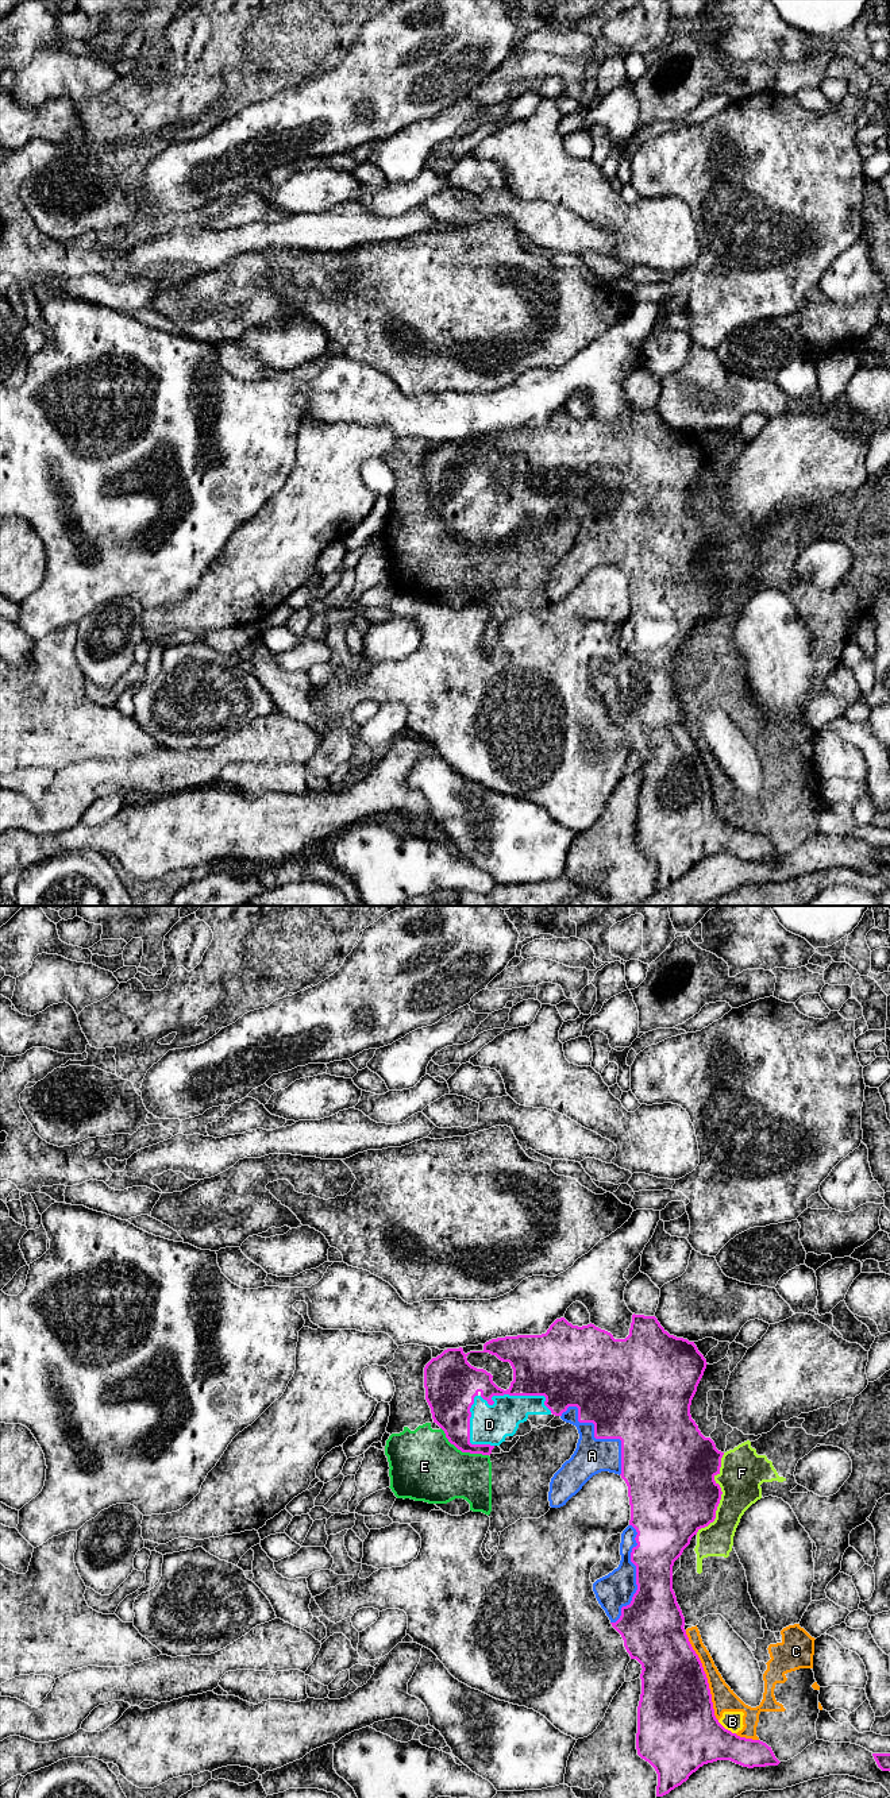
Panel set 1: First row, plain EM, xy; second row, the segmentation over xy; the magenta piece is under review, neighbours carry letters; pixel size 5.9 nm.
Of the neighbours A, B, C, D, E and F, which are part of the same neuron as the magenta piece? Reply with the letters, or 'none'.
A, D

